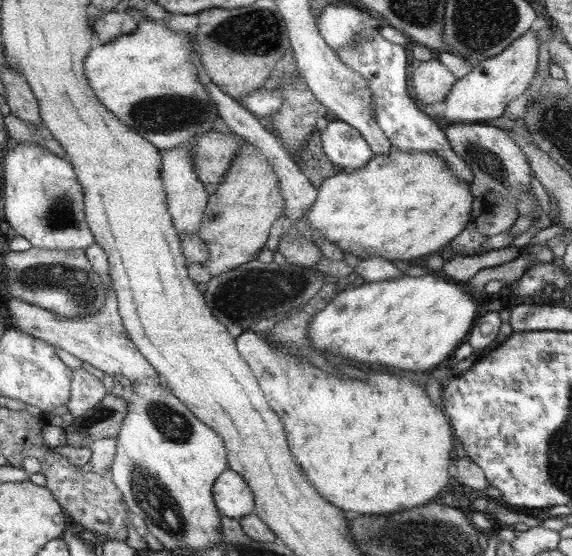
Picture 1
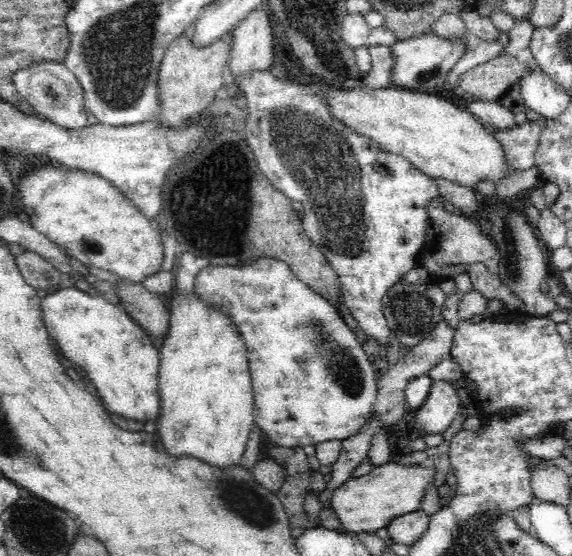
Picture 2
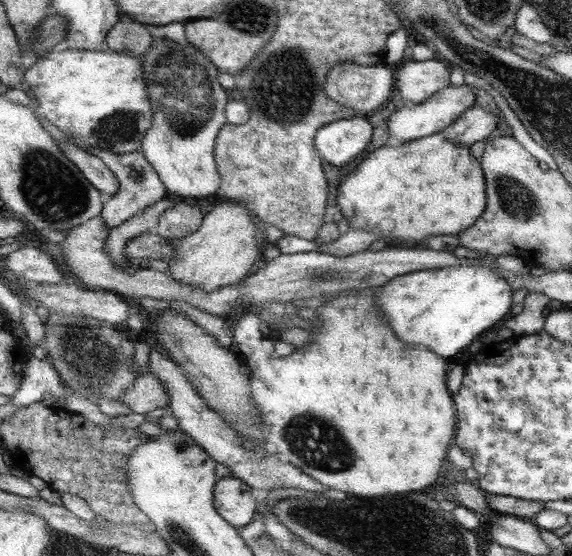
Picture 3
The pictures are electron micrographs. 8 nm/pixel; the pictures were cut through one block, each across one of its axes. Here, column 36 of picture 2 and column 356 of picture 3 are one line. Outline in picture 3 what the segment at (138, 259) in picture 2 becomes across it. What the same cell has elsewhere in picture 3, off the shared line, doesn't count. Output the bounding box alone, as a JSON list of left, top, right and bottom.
[335,104,499,242]

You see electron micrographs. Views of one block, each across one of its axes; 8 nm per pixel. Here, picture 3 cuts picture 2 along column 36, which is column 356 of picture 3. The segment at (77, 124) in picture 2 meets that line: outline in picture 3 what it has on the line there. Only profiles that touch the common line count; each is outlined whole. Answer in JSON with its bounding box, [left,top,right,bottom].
[323,62,395,116]

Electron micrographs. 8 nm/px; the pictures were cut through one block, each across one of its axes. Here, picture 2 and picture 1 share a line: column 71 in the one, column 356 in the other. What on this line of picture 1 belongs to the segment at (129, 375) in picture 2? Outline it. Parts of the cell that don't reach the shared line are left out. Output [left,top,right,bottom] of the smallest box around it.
[309,276,483,372]

